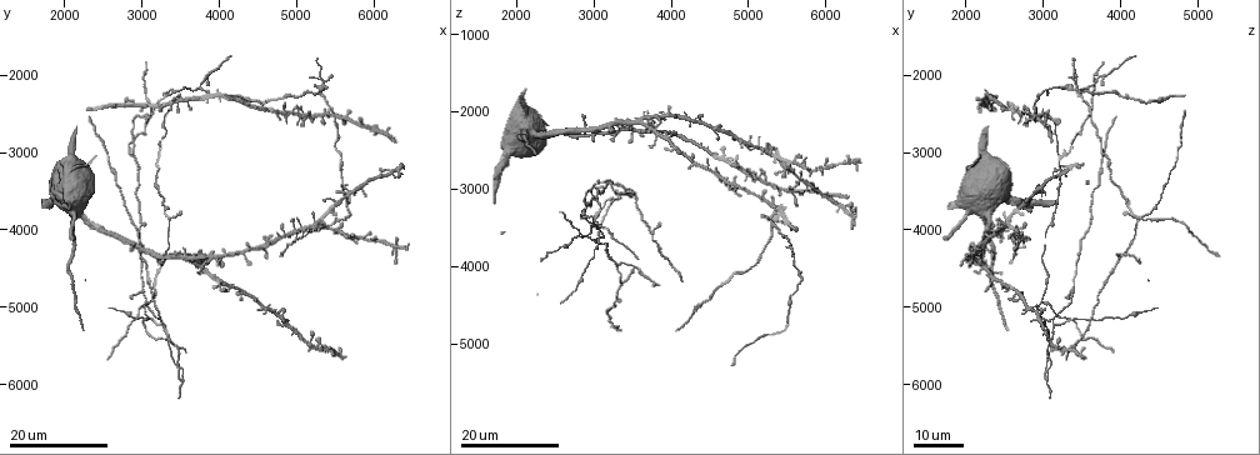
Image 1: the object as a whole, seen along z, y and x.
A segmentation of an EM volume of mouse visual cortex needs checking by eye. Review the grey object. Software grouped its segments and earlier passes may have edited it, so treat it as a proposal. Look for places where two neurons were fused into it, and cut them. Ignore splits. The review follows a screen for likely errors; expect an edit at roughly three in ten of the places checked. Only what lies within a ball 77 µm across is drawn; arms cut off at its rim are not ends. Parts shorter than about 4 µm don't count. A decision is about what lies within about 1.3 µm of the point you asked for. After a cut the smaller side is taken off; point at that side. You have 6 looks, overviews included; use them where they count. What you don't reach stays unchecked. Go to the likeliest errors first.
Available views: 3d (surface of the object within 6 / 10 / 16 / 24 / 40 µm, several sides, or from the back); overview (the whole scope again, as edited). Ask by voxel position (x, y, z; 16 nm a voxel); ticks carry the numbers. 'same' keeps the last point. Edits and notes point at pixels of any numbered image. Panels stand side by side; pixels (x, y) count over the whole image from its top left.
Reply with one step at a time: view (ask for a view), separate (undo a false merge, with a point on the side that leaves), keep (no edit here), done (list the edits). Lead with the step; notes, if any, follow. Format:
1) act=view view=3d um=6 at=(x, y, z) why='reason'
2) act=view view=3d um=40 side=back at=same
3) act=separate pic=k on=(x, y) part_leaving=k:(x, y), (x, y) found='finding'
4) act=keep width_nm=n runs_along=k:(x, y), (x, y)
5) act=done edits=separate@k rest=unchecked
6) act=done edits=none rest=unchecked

act=view view=3d um=16 at=(3100, 4900, 3000) why='side arm on a straight run'

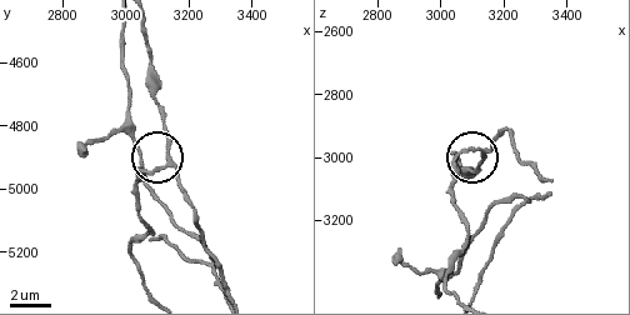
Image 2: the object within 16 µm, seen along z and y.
act=view view=3d um=10 at=(3130, 4930, 2980)

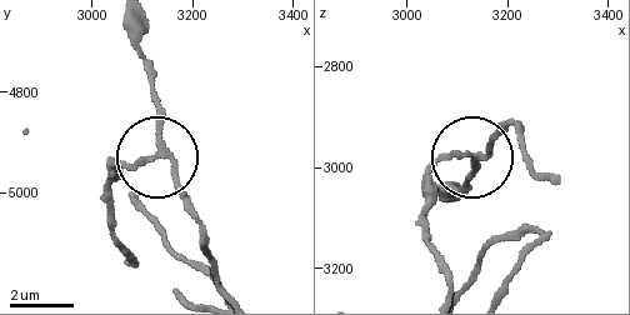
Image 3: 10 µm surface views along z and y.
act=separate pic=3 on=(430, 183) side_arm_um=26 part_leaving=3:(470, 158), (435, 165), (425, 216), (425, 238), (449, 294) found='two neurons meet here'

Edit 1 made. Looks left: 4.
act=view view=overview why='see it whole again'

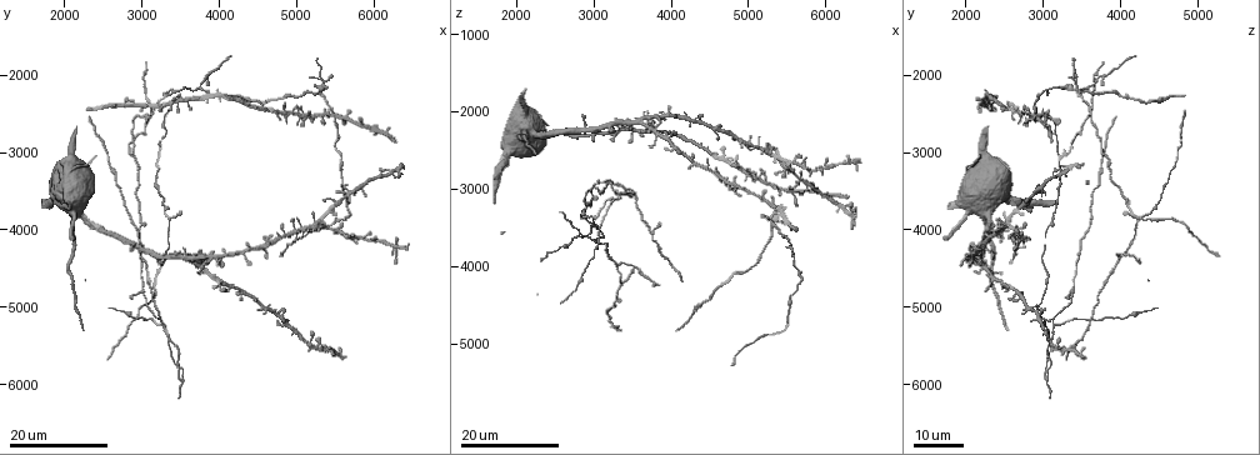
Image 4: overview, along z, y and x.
act=view view=3d um=16 at=(3300, 5450, 3100) why='two arms at a narrow angle'

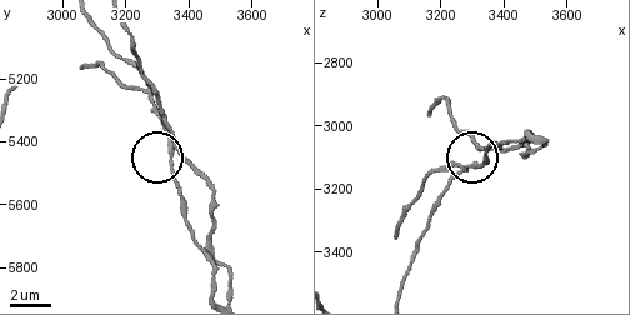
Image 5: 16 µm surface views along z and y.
act=view view=3d um=10 at=(3350, 5430, 3100) why='zoom in'

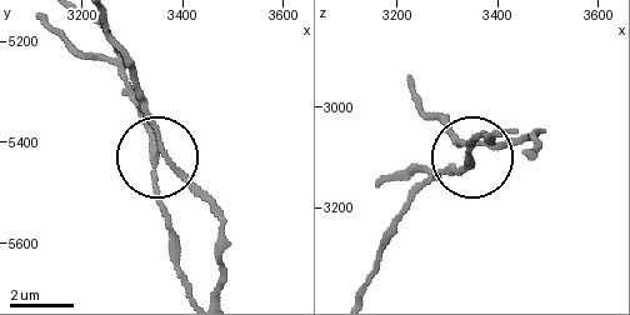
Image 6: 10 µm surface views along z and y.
act=keep runs_along=6:(413, 96), (473, 159), (473, 140), (483, 136) found='one neuron here'

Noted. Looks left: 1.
act=done edits=separate@3 rest=unchecked

